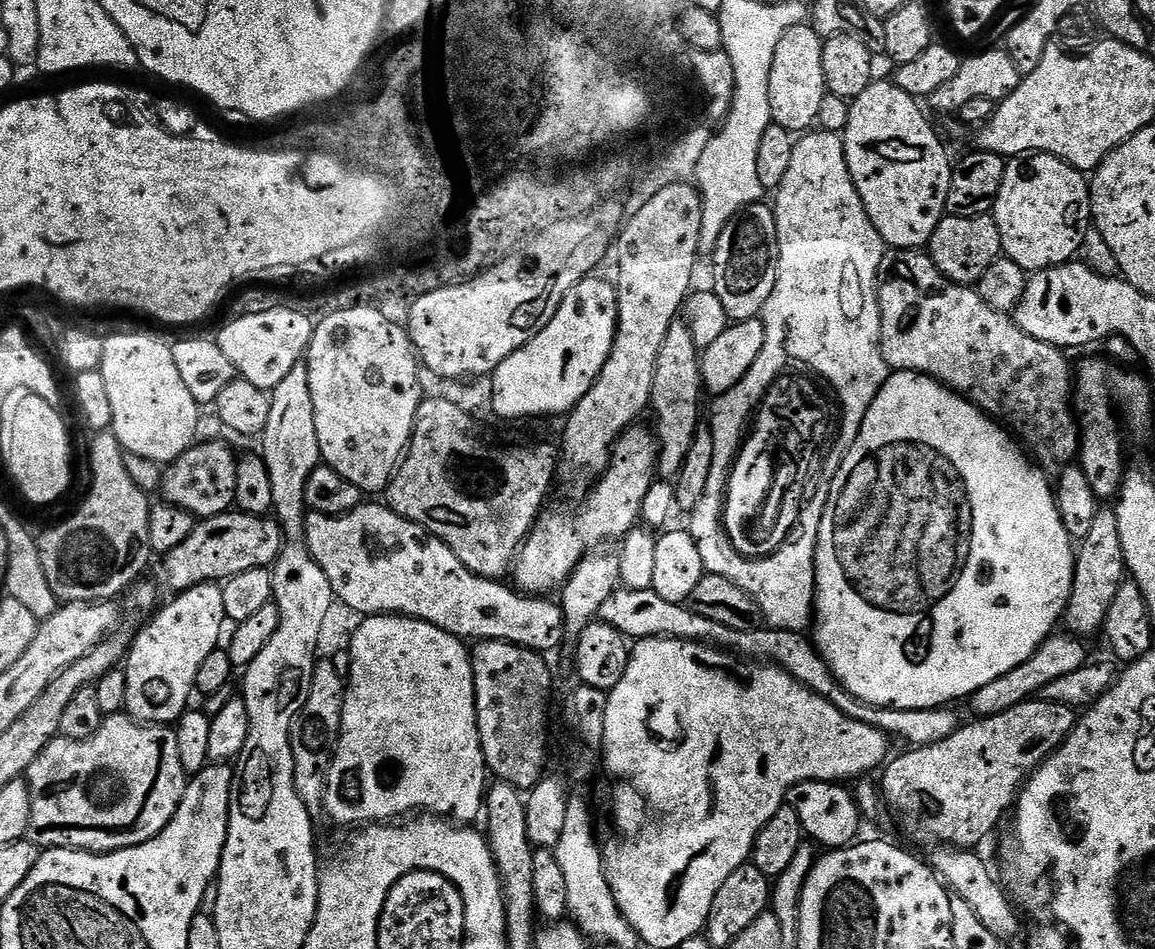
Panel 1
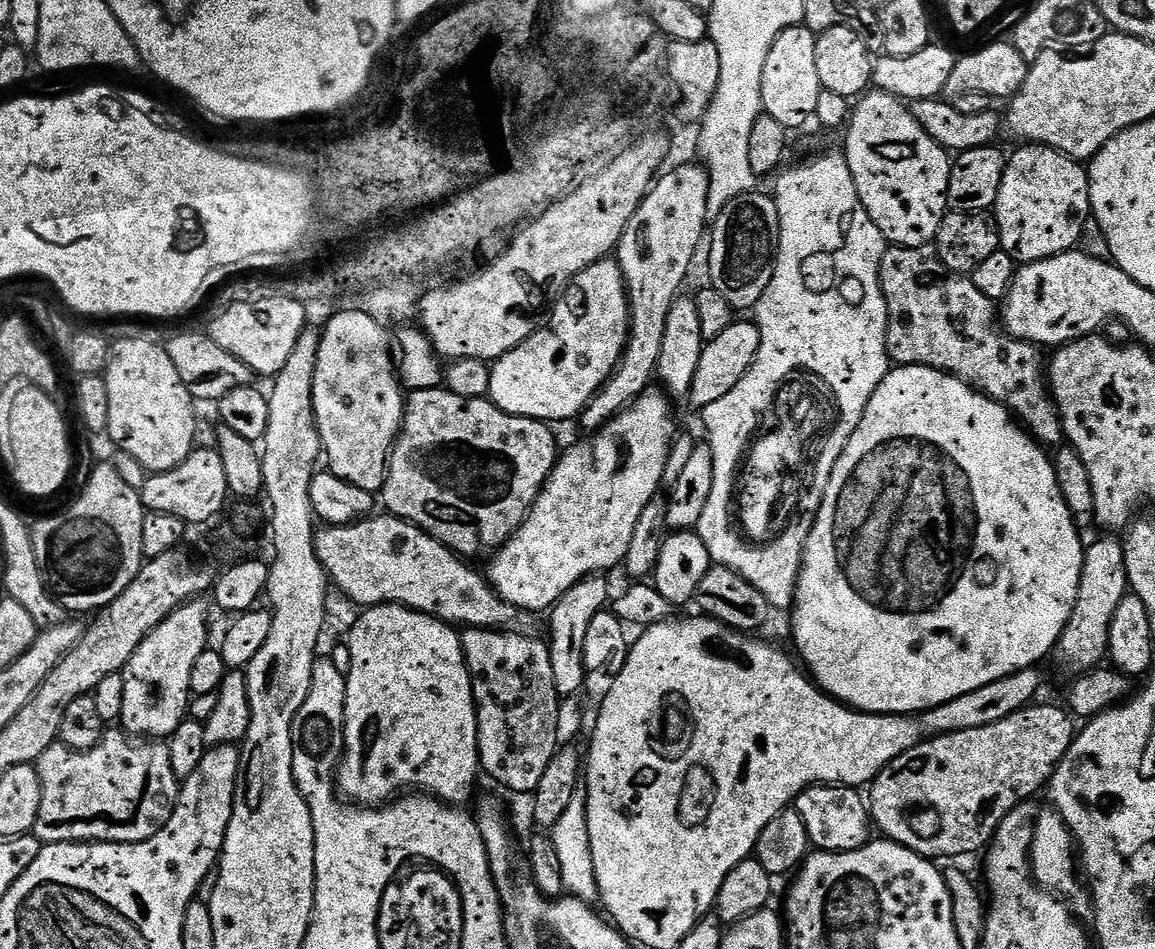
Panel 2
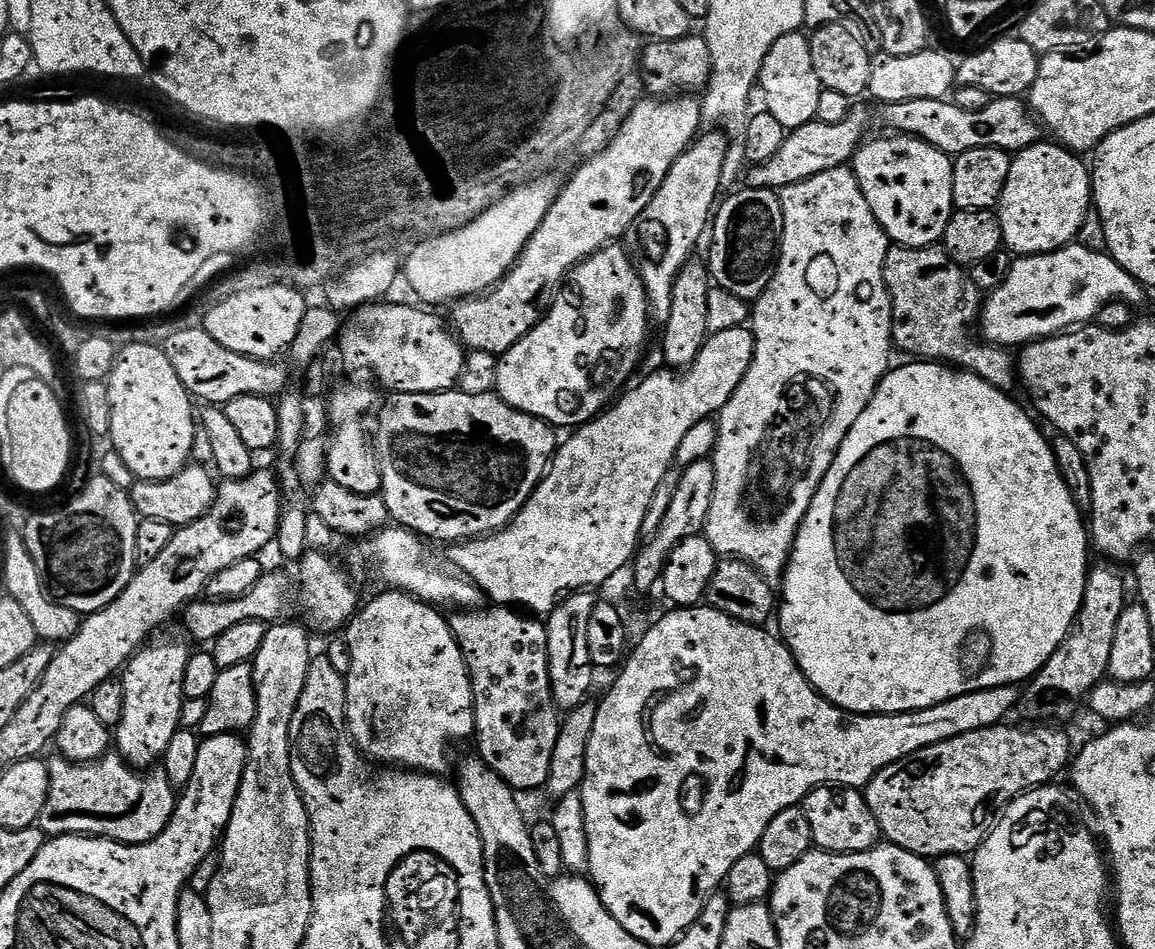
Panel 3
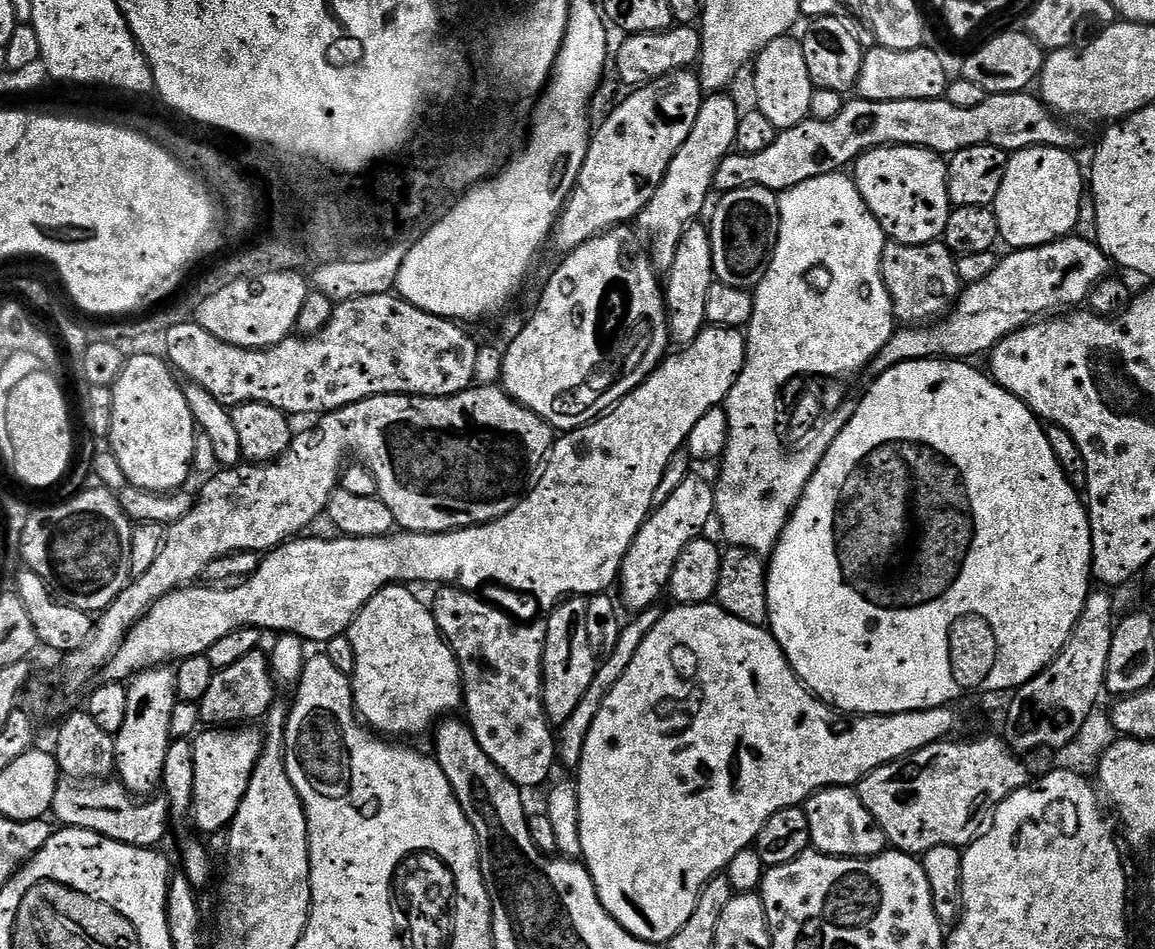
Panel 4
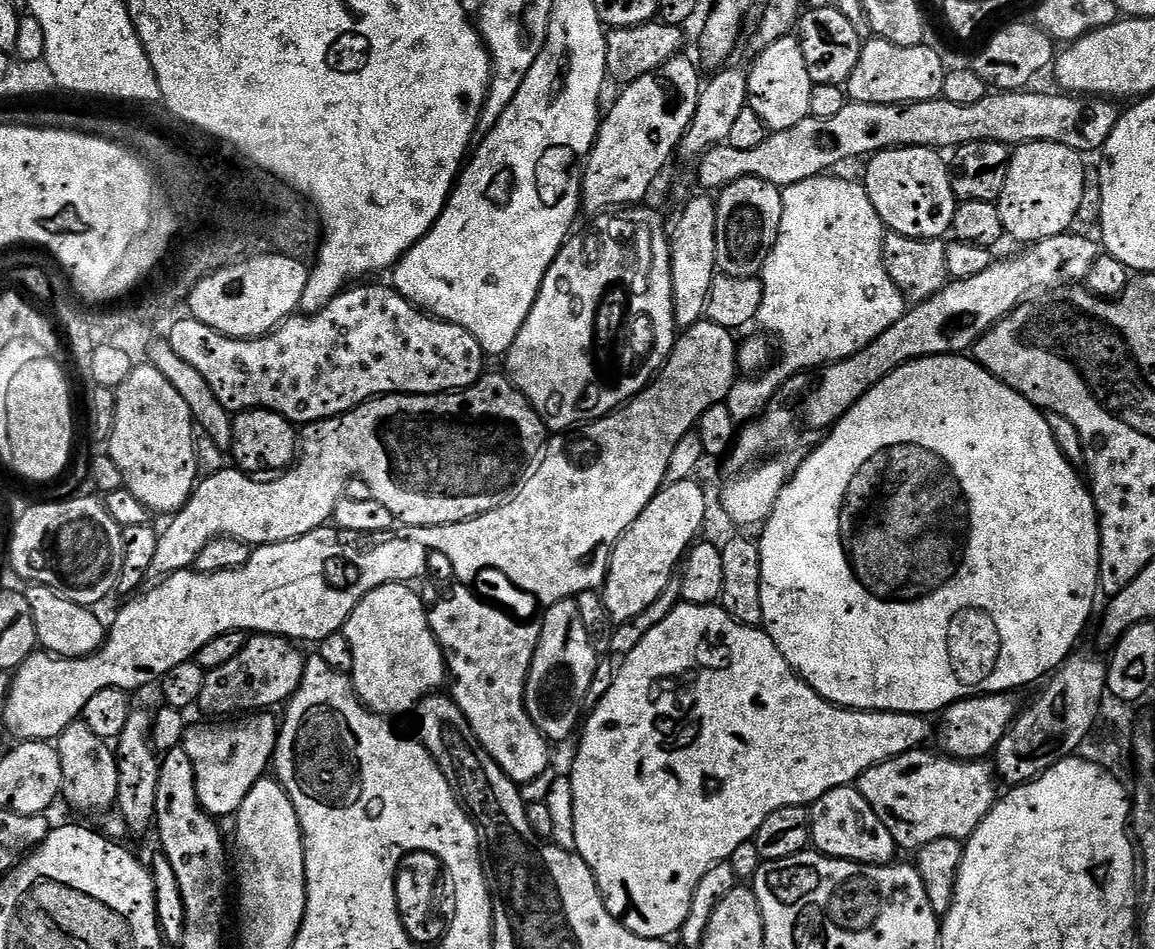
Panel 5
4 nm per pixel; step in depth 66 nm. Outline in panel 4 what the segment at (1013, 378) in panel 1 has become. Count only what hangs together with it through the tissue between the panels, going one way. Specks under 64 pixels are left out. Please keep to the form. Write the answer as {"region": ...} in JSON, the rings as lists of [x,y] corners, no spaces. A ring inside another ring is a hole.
{"region":[[[888,242],[882,254],[882,278],[892,299],[892,312],[904,326],[925,326],[941,319],[960,298],[962,281],[956,269],[957,257],[942,242],[931,244],[897,244]]]}

